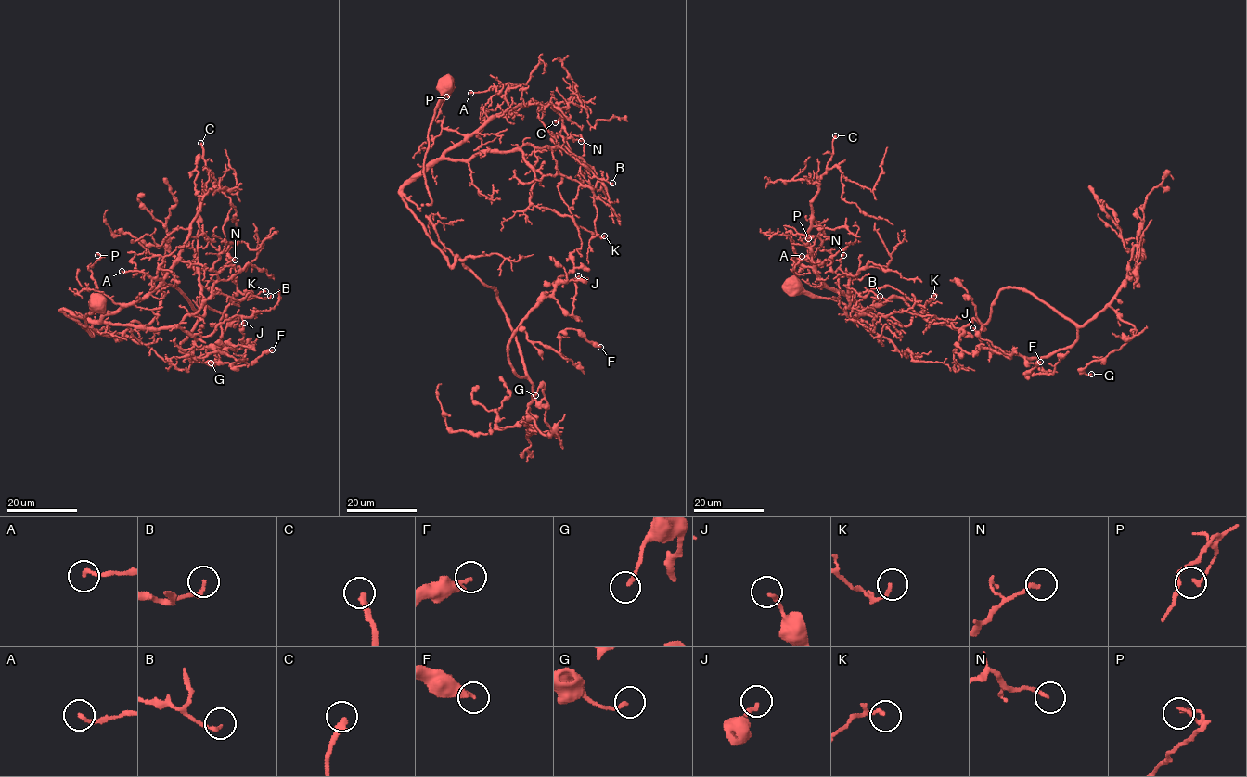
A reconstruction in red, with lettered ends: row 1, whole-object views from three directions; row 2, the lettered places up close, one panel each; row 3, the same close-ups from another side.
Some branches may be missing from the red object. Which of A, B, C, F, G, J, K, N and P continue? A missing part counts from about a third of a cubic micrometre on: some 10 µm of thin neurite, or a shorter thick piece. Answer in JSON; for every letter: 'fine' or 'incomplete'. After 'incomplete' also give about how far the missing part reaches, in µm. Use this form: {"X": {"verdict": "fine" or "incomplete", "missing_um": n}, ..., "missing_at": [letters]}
{"A": {"verdict": "fine"}, "B": {"verdict": "fine"}, "C": {"verdict": "fine"}, "F": {"verdict": "fine"}, "G": {"verdict": "fine"}, "J": {"verdict": "fine"}, "K": {"verdict": "fine"}, "N": {"verdict": "fine"}, "P": {"verdict": "fine"}, "missing_at": []}

